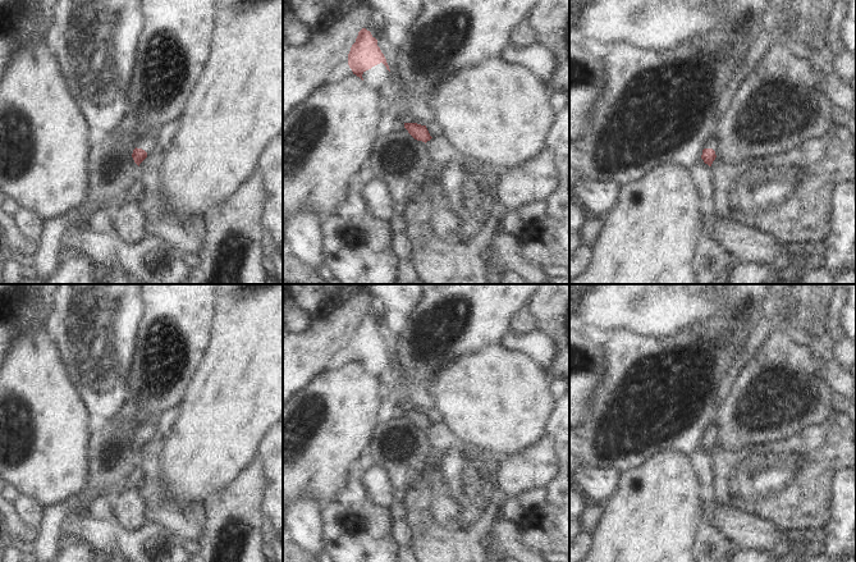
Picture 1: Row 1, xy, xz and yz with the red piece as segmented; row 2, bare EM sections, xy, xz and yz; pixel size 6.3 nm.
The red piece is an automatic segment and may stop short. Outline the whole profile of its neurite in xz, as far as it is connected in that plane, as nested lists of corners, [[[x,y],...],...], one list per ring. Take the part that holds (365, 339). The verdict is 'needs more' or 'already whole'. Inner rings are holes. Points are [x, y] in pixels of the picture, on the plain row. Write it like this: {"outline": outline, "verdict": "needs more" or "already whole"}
{"outline": [[[366,288],[351,294],[329,315],[311,320],[302,333],[283,329],[283,405],[326,370],[338,369],[352,360],[363,367],[362,361],[380,349],[390,358],[377,326],[366,316],[370,296]]], "verdict": "needs more"}

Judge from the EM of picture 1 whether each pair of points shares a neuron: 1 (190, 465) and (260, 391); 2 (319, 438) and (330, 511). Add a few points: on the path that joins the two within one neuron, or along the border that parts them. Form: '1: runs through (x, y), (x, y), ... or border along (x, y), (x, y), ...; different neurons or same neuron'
1: runs through (207, 447), (242, 409); same neuron
2: border along (346, 475), (343, 487), (332, 498), (320, 505); different neurons

